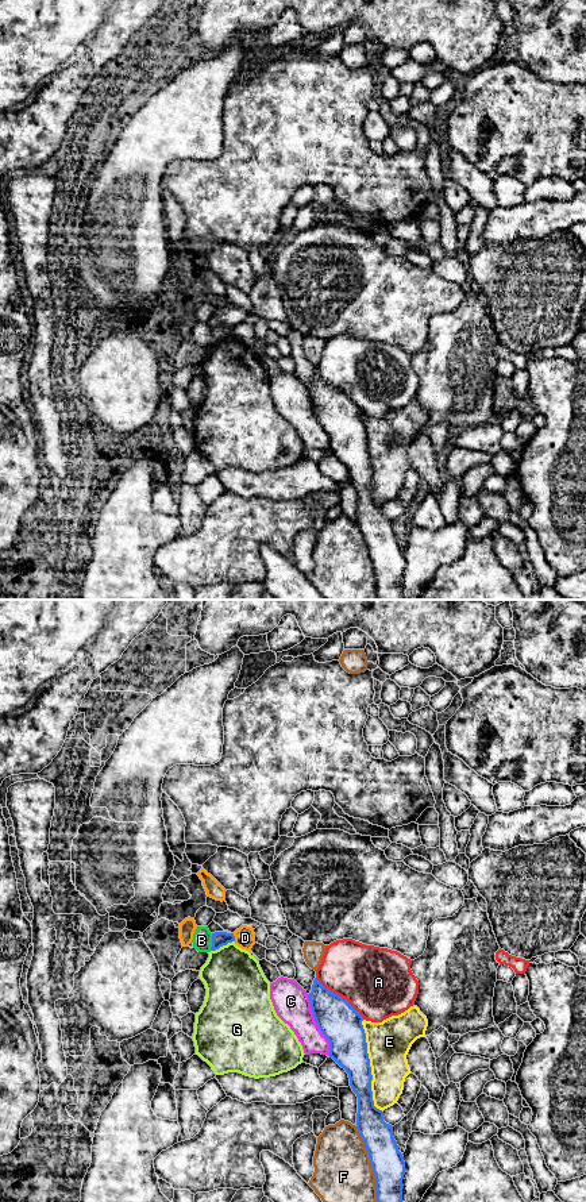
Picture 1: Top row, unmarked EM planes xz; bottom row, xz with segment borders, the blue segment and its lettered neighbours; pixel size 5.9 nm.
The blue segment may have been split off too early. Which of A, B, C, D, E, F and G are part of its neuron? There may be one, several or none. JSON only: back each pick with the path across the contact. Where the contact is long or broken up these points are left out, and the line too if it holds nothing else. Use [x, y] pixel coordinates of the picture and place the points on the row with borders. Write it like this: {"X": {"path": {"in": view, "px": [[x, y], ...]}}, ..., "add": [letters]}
{"add": []}

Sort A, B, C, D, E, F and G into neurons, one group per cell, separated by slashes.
A / B / C / D / E / F / G

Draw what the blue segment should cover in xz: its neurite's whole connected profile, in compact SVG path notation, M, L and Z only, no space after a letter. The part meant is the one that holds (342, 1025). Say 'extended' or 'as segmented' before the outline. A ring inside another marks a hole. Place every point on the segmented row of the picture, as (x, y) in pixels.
as segmented | M316 978L308 997L313 1018L329 1041L329 1057L346 1070L350 1078L350 1086L358 1097L356 1129L365 1143L375 1175L377 1202L402 1202L405 1161L393 1137L393 1126L383 1121L383 1112L374 1106L371 1091L373 1075L366 1033L362 1025L363 1017L347 999L324 987Z

